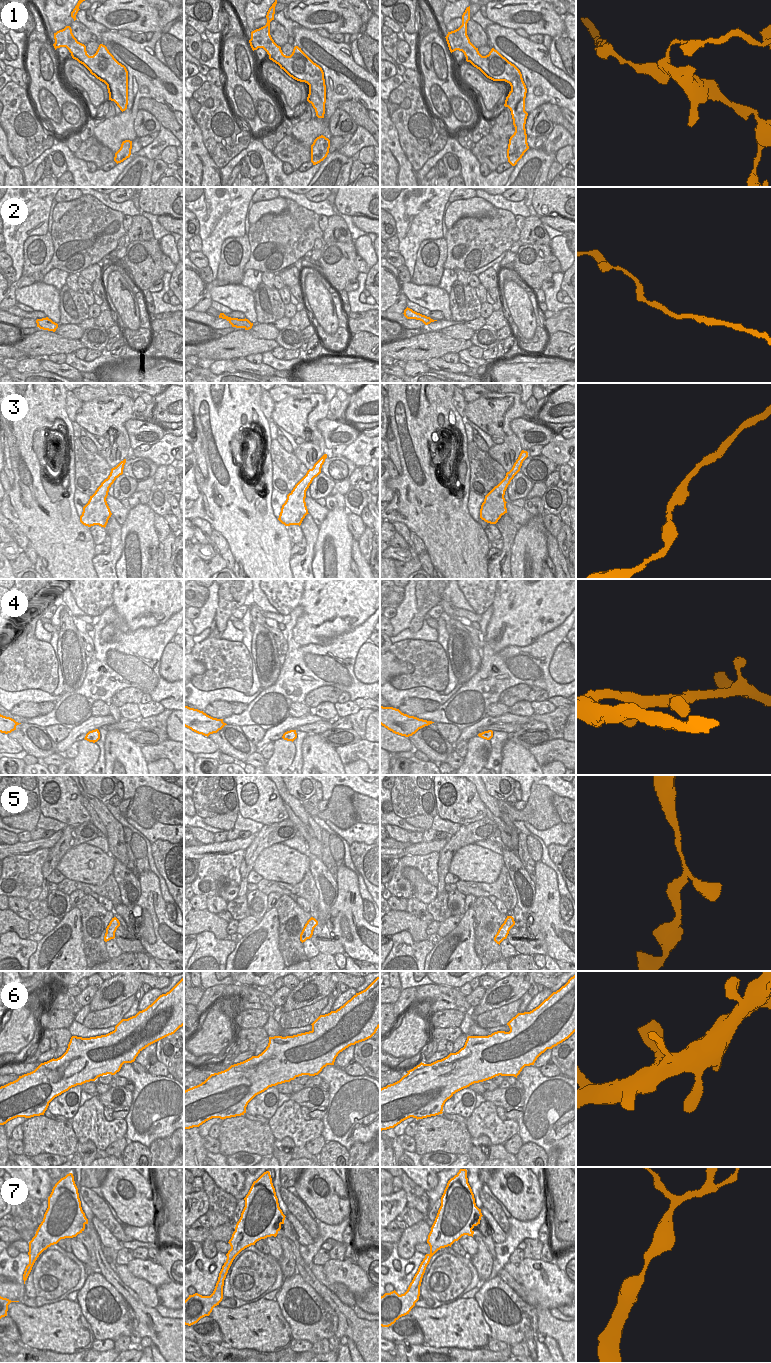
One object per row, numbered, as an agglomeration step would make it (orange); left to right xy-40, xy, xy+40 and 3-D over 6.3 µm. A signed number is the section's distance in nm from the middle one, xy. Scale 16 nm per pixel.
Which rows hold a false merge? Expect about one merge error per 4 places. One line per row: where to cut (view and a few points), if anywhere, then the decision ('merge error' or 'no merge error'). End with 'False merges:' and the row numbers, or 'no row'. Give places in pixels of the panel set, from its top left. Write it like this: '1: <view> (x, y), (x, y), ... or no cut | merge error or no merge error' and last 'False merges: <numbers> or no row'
1: no cut | no merge error
2: no cut | no merge error
3: no cut | no merge error
4: no cut | no merge error
5: no cut | no merge error
6: no cut | no merge error
7: no cut | no merge error
False merges: no row

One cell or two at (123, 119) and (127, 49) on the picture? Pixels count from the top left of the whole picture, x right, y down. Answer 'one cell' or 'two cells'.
one cell

